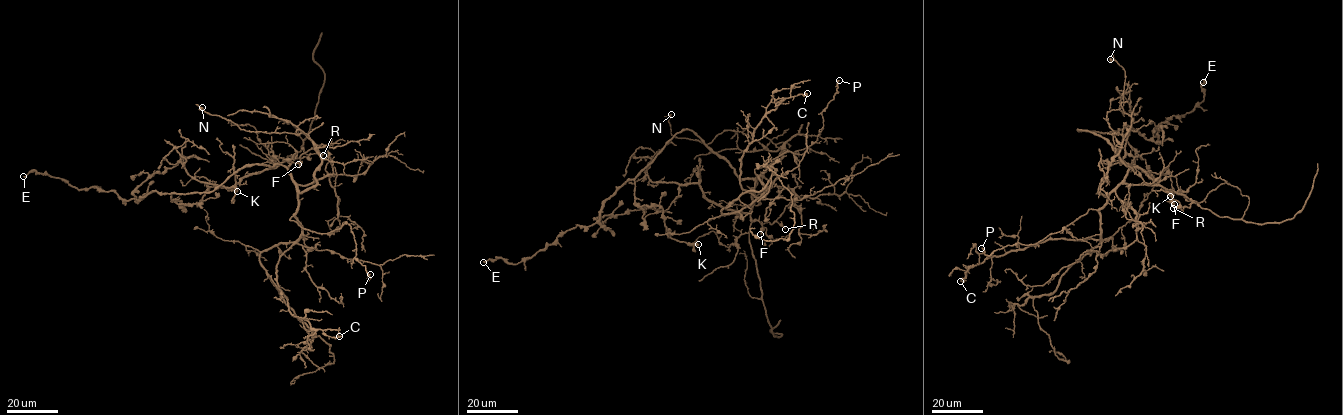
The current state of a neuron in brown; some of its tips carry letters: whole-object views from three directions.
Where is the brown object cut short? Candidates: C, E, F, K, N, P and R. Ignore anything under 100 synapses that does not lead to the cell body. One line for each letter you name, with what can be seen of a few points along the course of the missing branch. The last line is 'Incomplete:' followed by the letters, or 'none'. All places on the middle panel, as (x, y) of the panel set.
Incomplete: none

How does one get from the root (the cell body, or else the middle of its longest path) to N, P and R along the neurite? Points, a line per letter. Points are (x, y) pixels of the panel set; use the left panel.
N: (288, 172), (300, 192), (316, 183), (315, 170), (321, 160), (303, 134), (247, 131), (202, 107)
P: (288, 172), (298, 201), (290, 220), (321, 233), (348, 224), (354, 258), (365, 267), (368, 280), (370, 274)
R: (288, 172), (290, 174), (288, 159), (298, 158), (313, 148), (323, 155)

